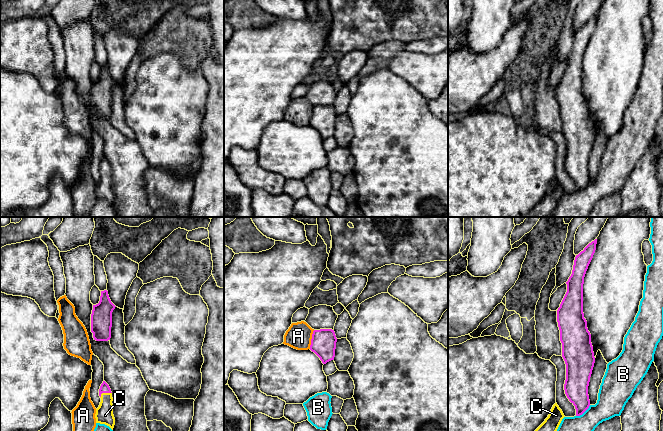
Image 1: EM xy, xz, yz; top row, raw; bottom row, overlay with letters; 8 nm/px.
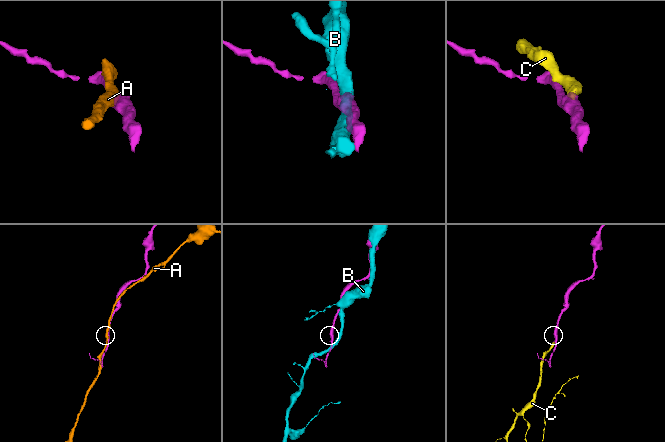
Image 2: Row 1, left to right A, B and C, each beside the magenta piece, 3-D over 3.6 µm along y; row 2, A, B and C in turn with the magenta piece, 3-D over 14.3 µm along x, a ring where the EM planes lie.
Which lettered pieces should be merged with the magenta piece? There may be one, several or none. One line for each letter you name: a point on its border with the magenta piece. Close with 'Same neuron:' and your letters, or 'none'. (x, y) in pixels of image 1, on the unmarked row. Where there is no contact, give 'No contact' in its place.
C: Touches magenta at xy (104, 168)
Same neuron: C

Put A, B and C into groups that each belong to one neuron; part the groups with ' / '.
A / B / C

